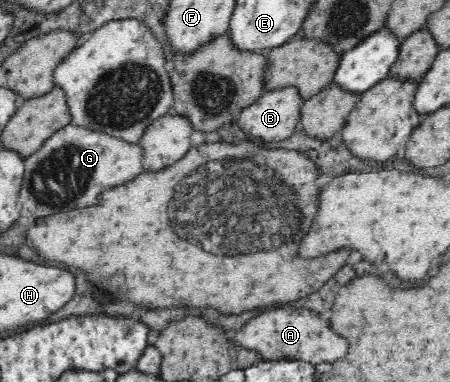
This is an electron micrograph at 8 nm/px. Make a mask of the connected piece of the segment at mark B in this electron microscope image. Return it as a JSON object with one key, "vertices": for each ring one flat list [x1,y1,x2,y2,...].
{"vertices":[[294,87,265,90,253,105,242,109,234,122,248,136,264,141,288,139,300,125,304,103]]}

